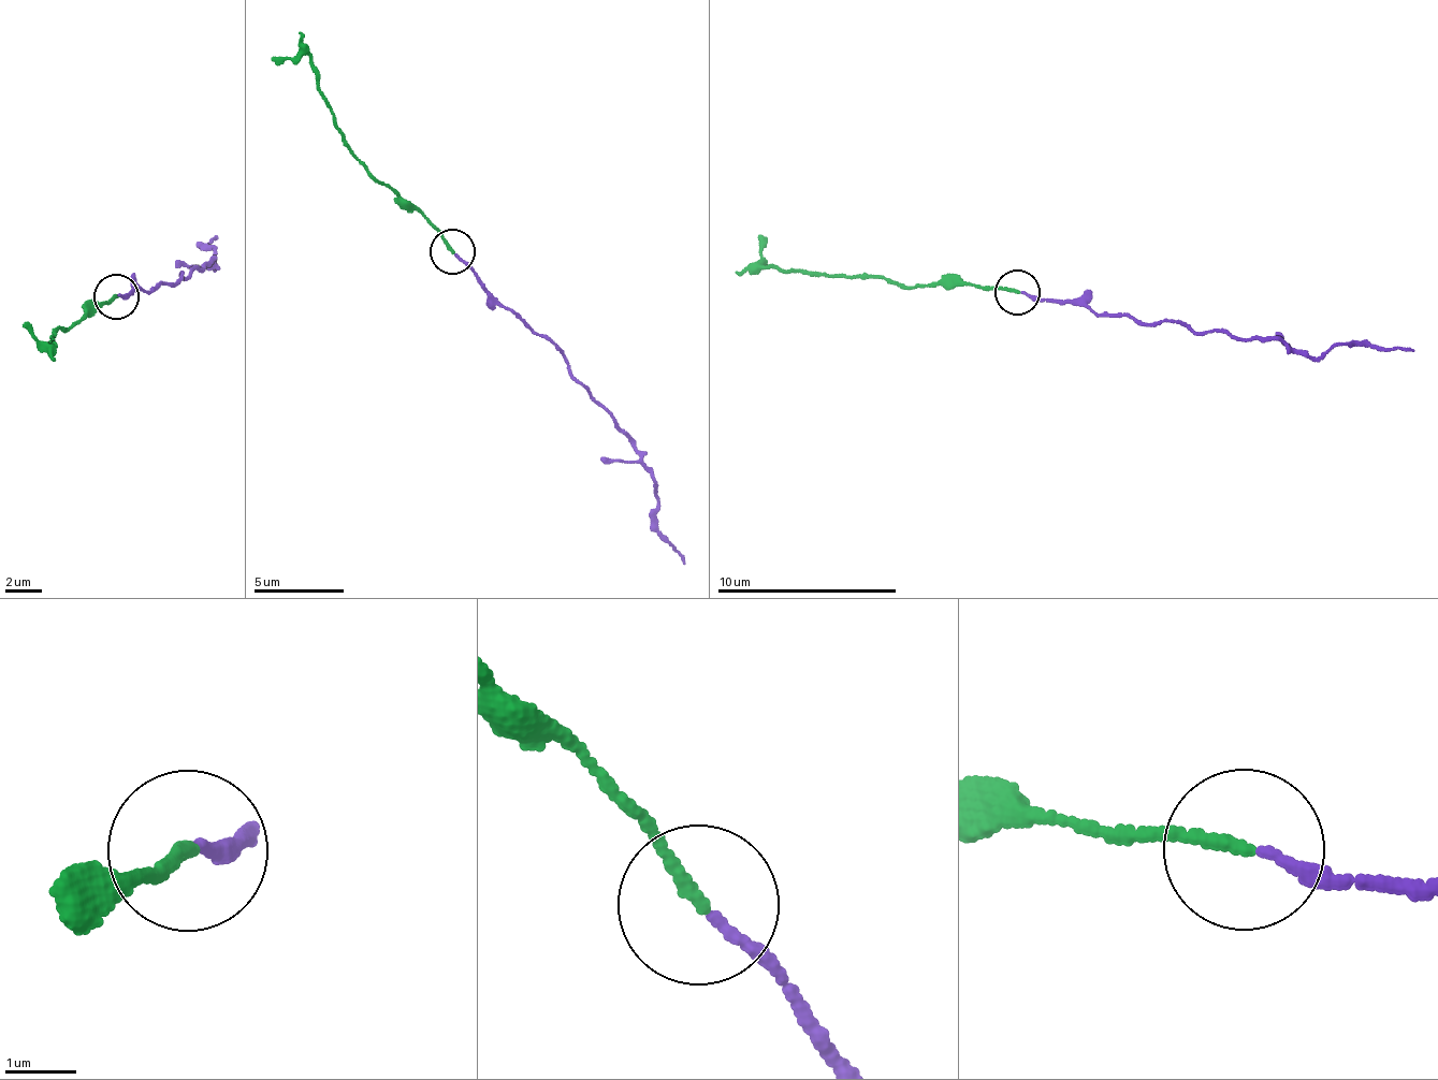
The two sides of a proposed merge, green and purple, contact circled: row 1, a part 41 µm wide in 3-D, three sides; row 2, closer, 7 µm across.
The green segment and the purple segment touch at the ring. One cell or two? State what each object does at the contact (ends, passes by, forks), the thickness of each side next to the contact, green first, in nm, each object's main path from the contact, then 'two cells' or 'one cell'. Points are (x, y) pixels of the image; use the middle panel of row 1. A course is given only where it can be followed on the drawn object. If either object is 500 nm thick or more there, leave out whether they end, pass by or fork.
green ends; purple ends; calibres 180 and 150 nm; course green (453, 252), (418, 212), (366, 170), (335, 123), (311, 58), (272, 59); course purple (453, 252), (552, 345), (567, 373), (629, 440), (649, 473), (656, 499), (658, 531), (685, 565); one cell

